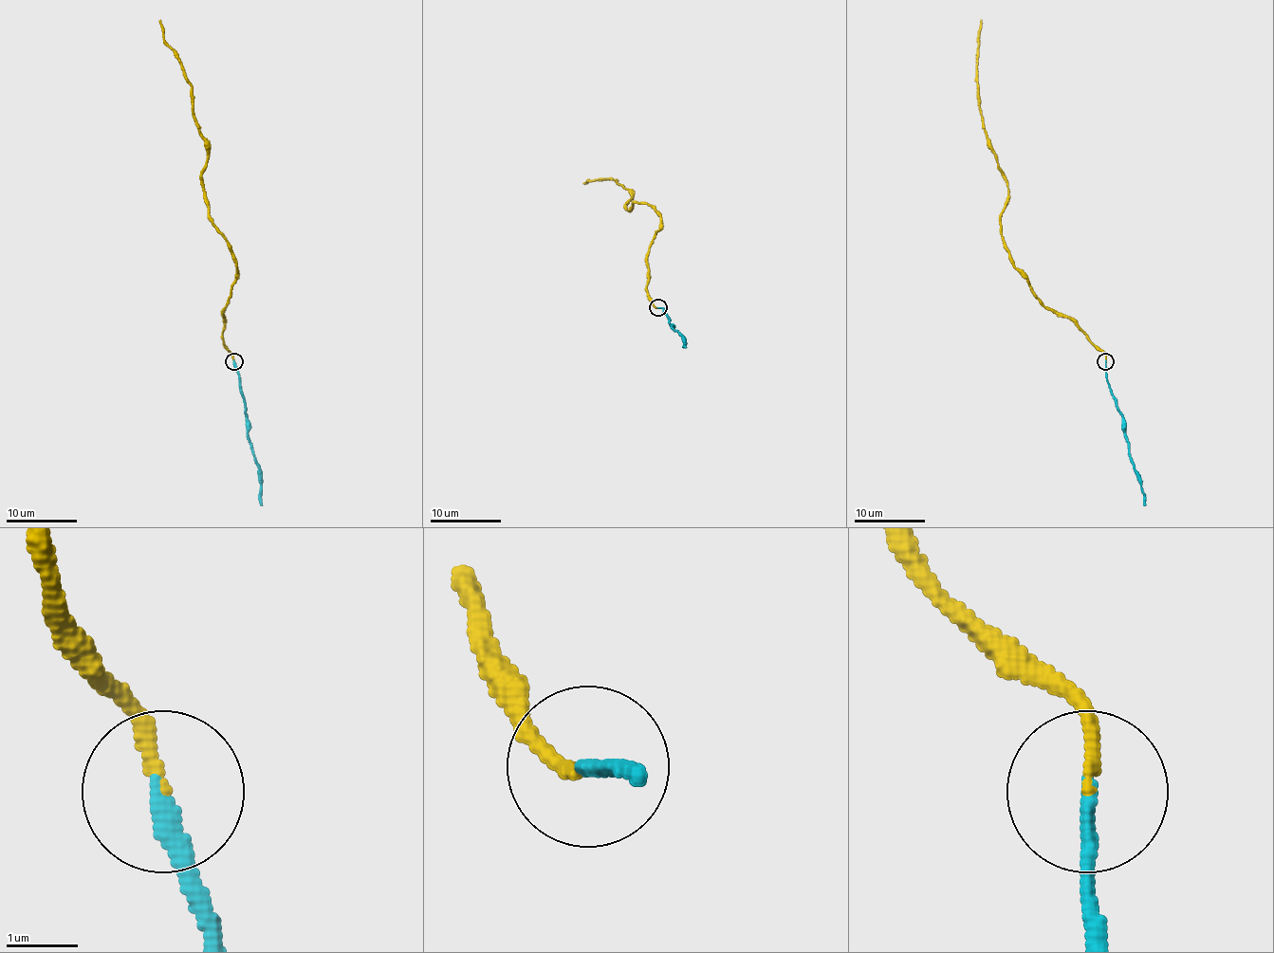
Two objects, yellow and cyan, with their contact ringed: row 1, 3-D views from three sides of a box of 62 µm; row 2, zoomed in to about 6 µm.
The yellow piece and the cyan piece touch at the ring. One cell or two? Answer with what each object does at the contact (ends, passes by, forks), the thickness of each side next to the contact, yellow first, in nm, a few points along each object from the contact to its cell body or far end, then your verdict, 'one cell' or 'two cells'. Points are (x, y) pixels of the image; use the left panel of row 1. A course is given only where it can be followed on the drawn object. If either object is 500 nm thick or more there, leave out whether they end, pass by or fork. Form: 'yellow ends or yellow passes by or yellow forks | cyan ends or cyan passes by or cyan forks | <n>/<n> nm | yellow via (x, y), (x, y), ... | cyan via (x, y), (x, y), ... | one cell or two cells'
yellow ends | cyan ends | 170/240 nm | yellow via (234, 362), (222, 328), (236, 266), (204, 197), (201, 173), (206, 144), (192, 107), (191, 82), (158, 20) | cyan via (234, 362), (240, 394), (245, 403), (247, 438), (258, 467), (263, 505) | one cell

